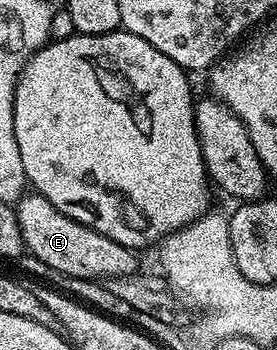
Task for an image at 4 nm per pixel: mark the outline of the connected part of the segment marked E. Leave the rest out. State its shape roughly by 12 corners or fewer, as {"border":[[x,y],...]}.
{"border":[[16,204],[25,251],[59,277],[102,282],[139,271],[135,249],[60,214]]}

